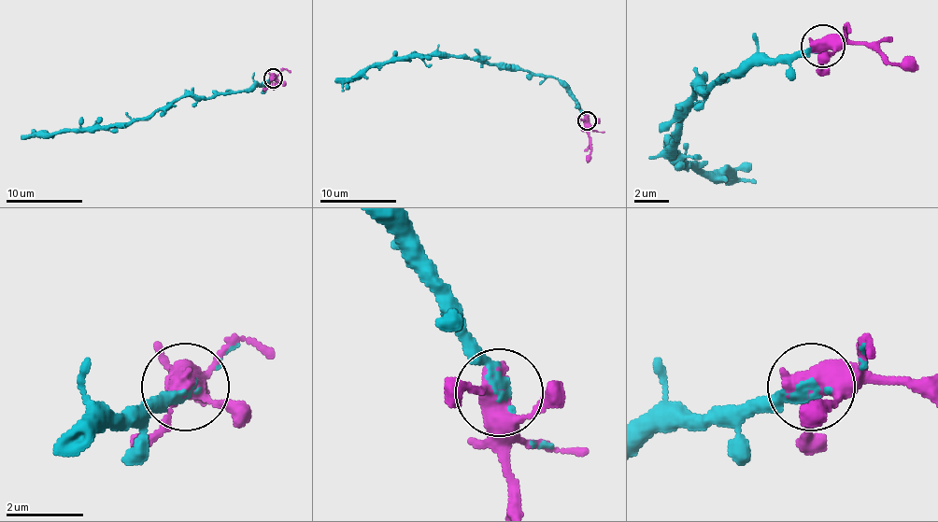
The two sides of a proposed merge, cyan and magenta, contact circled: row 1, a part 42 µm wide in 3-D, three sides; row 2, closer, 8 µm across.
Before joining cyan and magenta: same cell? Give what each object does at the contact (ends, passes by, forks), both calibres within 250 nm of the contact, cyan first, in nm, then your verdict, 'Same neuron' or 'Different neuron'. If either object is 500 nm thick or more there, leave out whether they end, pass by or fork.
At the ring cyan ends. At the ring magenta forks. Thickness 170 nm (cyan) against 480 nm. Same neuron

